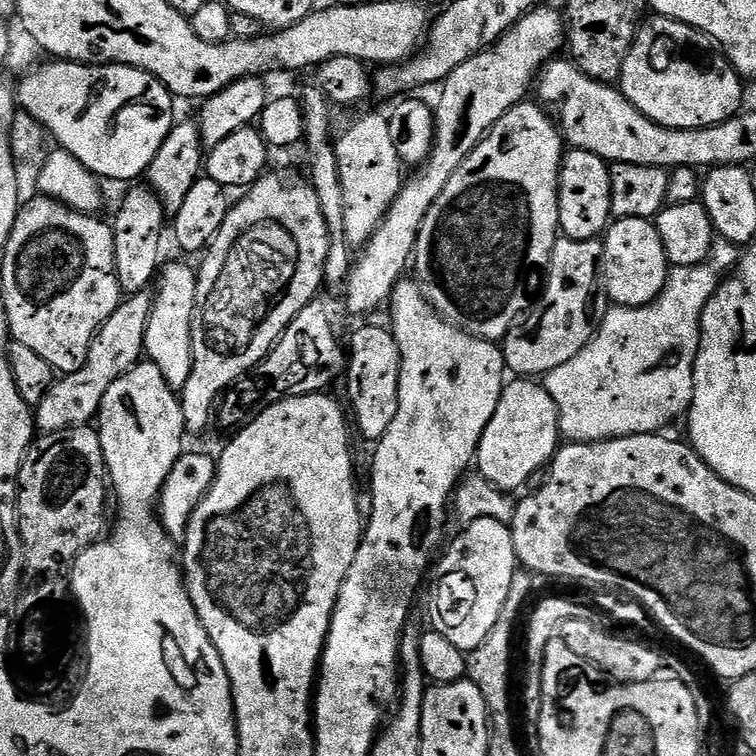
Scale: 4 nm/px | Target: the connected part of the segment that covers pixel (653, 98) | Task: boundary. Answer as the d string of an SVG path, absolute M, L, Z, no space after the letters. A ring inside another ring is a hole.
M657 15L641 23L618 81L624 96L643 116L667 128L705 128L731 120L742 108L740 99L744 96L744 88L740 83L740 73L732 67L723 51L714 47L714 42L705 32L668 16Z

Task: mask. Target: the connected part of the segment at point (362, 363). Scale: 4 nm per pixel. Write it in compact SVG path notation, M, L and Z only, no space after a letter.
M387 327L384 328L360 328L352 336L352 352L350 348L350 355L346 360L346 375L348 374L348 400L352 403L351 415L354 417L354 424L360 427L360 432L365 436L369 442L375 442L381 440L386 434L386 430L390 430L390 422L394 422L394 414L398 414L398 386L400 385L400 351L396 345L396 339L392 337L391 331Z

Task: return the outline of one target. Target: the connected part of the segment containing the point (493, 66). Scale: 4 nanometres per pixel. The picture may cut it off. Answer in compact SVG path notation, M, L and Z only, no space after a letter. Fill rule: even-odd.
M537 6L531 12L527 12L523 18L508 31L502 39L496 41L490 48L479 52L474 58L462 62L454 71L442 81L439 89L440 101L434 104L434 123L436 126L436 137L432 139L432 149L428 159L415 169L412 177L405 179L400 186L400 193L394 198L390 210L384 215L384 220L378 226L378 230L363 245L364 252L355 257L352 273L346 281L346 297L348 296L348 308L352 312L372 312L379 304L387 305L391 294L396 288L404 272L409 271L410 261L416 250L416 239L420 233L422 222L434 206L438 194L450 182L454 170L462 166L462 162L484 141L484 137L496 123L516 104L525 99L528 87L533 87L534 81L539 77L541 68L557 55L556 52L566 40L566 20L557 9L549 6Z

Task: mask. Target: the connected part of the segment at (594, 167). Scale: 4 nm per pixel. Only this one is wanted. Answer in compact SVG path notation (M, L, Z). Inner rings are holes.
M581 148L565 151L560 162L560 230L569 240L595 240L605 235L613 219L610 164Z

